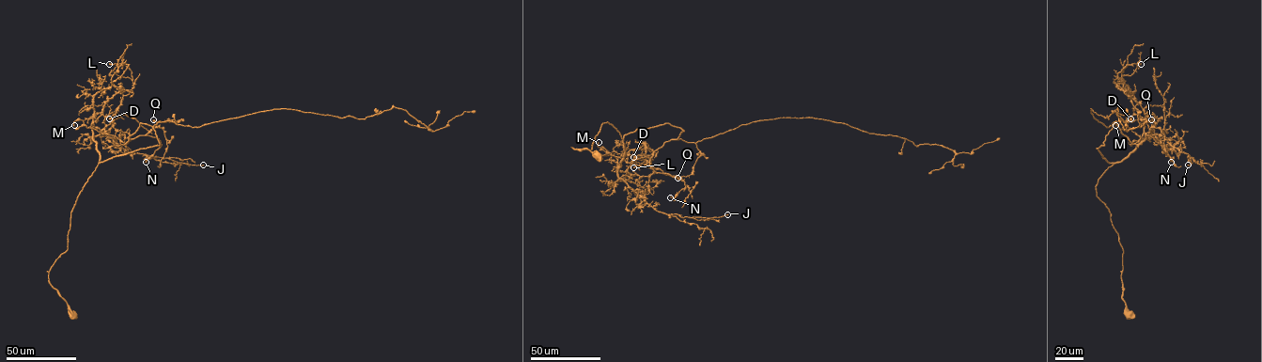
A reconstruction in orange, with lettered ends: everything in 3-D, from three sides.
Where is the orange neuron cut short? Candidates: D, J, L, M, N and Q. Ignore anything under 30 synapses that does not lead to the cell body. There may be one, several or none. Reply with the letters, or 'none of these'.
none of these

